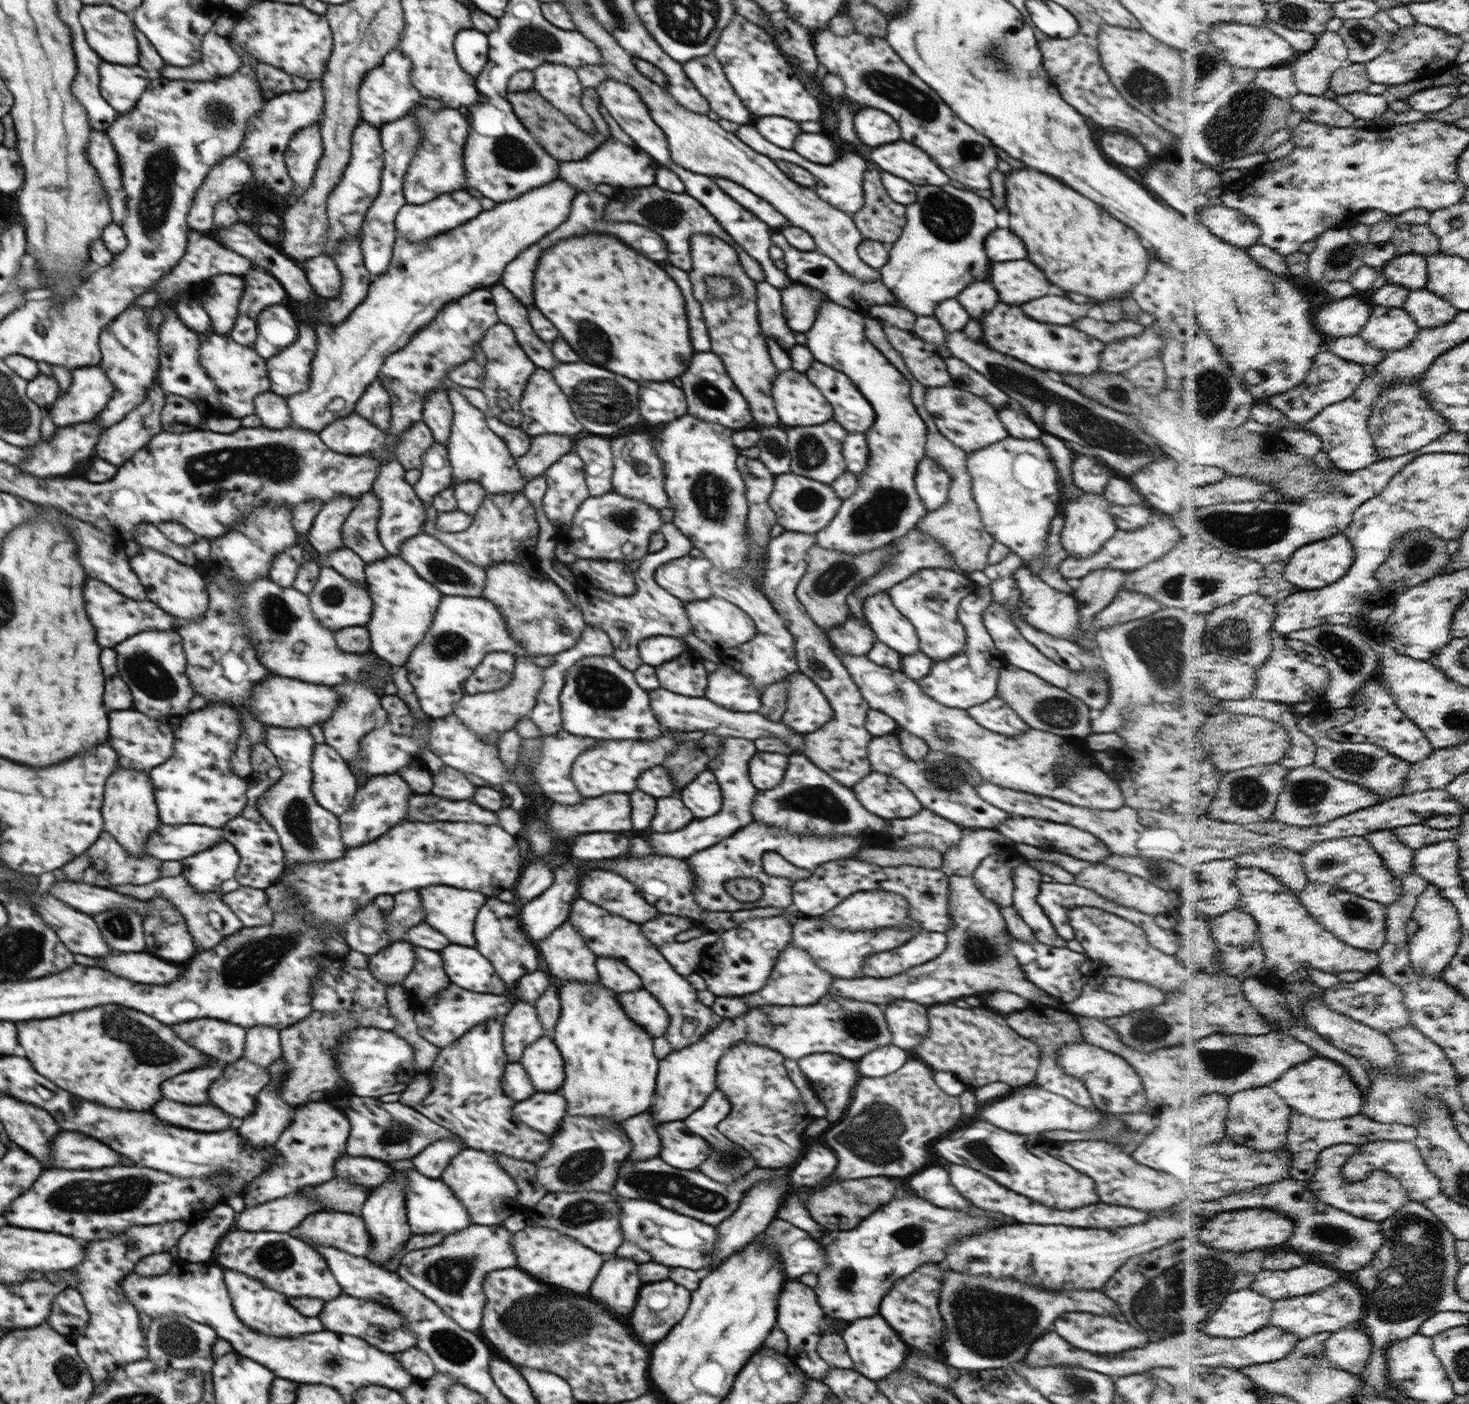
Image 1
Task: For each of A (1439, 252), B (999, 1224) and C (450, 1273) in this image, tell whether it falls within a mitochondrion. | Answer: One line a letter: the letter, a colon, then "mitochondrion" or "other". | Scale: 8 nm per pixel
A: other
B: other
C: mitochondrion

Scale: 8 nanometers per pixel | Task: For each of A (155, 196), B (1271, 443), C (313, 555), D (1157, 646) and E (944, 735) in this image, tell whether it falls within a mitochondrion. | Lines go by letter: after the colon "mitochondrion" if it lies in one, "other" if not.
A: mitochondrion
B: other
C: other
D: mitochondrion
E: mitochondrion

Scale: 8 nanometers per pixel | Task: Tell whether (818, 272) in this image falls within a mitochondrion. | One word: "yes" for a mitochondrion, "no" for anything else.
no

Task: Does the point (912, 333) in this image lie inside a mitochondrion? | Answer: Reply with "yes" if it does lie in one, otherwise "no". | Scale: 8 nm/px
no

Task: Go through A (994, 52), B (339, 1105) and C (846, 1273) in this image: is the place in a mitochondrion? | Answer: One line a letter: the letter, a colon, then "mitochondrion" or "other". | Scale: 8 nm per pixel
A: mitochondrion
B: other
C: mitochondrion

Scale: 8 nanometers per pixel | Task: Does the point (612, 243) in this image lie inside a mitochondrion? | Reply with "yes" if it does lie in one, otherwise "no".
no

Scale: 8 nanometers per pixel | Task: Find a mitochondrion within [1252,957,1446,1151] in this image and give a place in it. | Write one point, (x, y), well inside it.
(1421, 1073)

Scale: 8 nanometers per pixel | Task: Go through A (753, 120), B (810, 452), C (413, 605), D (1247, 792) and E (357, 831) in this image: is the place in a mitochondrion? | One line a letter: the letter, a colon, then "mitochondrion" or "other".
A: other
B: mitochondrion
C: other
D: mitochondrion
E: other

